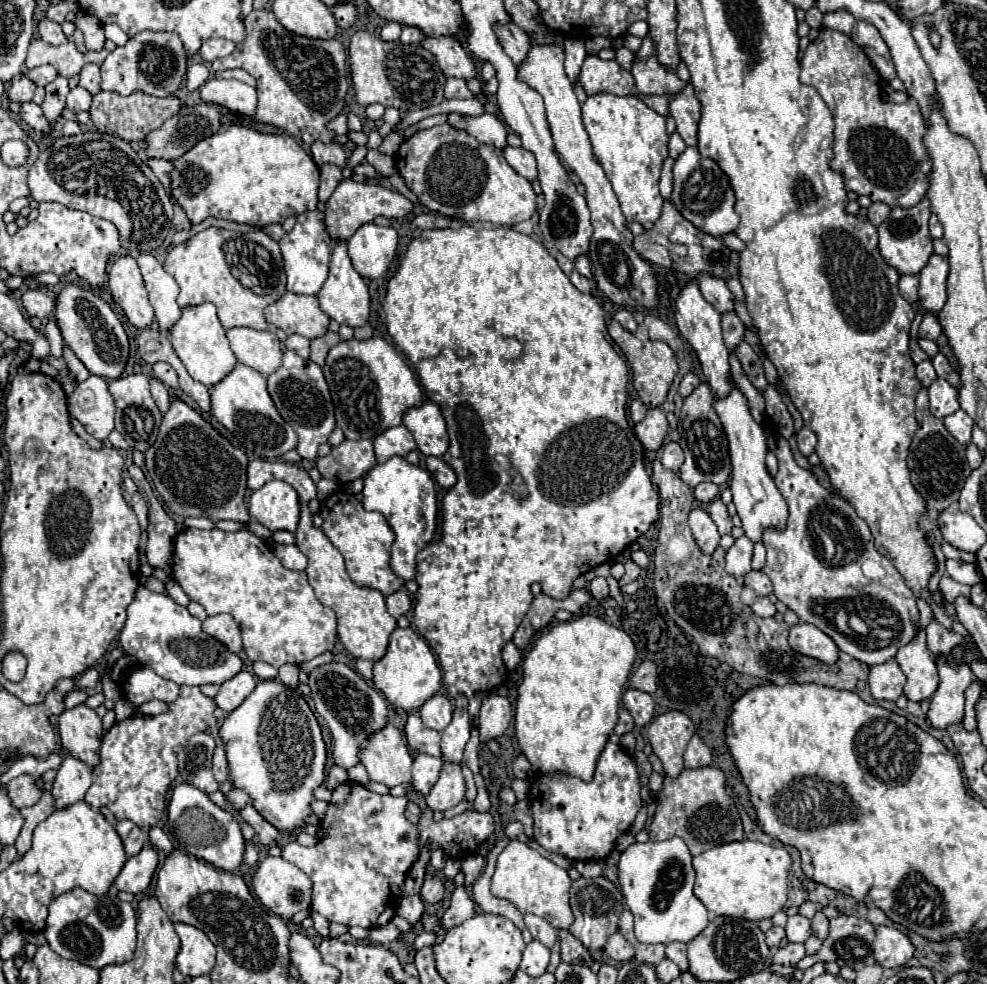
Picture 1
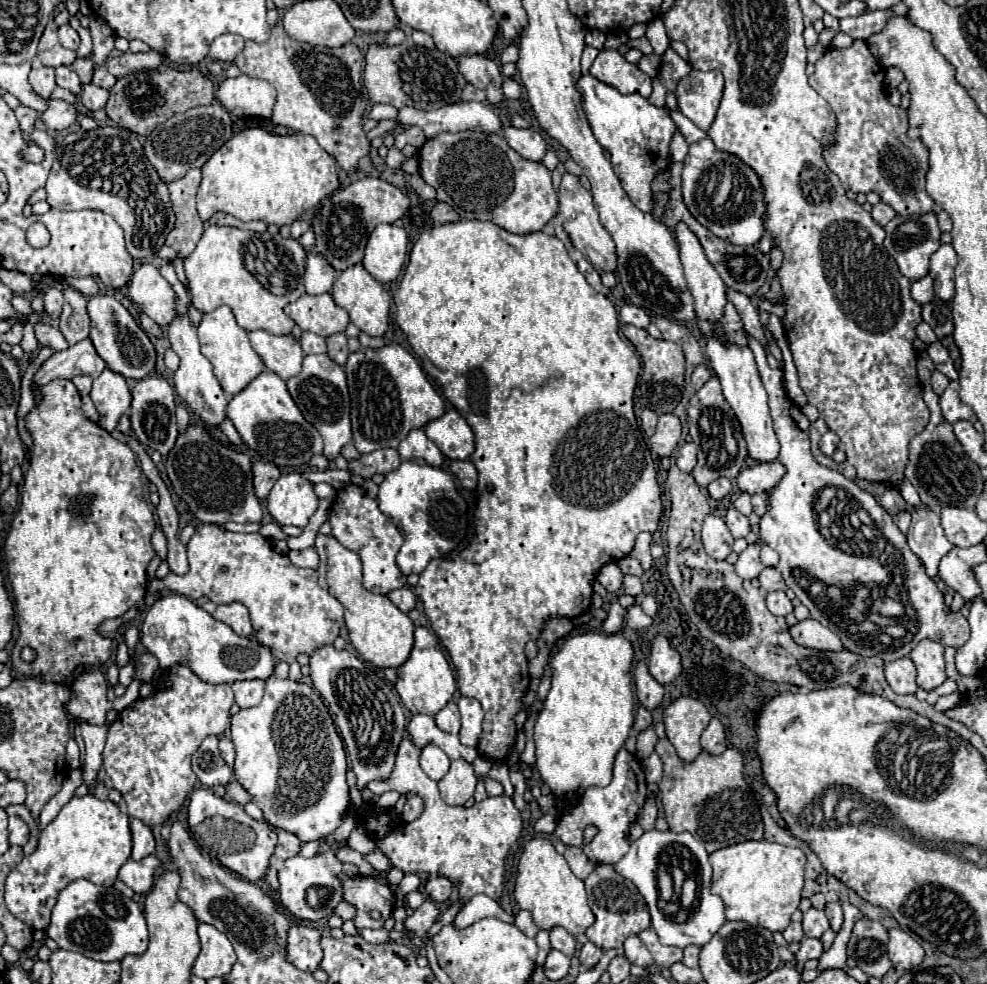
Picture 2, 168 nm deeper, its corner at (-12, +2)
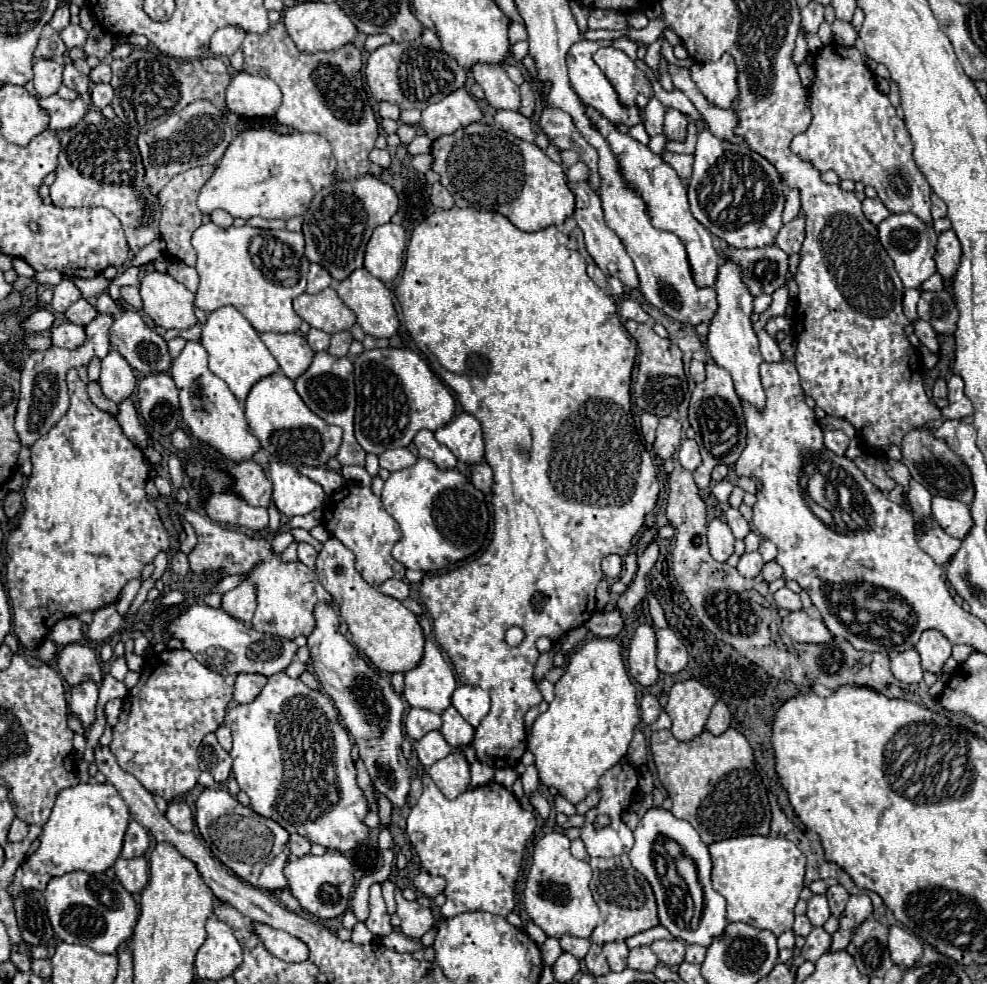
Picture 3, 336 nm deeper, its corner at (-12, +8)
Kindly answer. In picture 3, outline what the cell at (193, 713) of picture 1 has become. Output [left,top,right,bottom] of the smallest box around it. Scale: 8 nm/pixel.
[109,650,235,802]

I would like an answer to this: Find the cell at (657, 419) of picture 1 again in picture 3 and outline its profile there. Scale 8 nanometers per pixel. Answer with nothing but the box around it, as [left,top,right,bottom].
[653,416,681,460]

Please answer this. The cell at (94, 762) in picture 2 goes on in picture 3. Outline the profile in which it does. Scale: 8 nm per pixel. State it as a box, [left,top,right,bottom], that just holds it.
[69,682,99,728]

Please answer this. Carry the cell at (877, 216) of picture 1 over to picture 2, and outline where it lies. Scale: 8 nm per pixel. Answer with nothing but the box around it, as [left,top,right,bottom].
[871,202,895,226]

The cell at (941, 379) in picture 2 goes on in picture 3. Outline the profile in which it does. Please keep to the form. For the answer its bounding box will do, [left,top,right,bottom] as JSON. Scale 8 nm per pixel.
[933,378,947,408]

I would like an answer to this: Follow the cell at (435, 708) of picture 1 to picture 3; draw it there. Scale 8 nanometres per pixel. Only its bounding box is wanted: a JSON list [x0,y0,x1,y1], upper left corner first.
[441,706,475,748]

